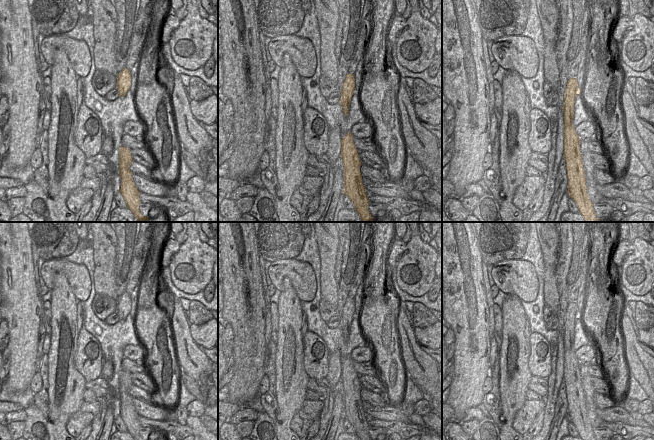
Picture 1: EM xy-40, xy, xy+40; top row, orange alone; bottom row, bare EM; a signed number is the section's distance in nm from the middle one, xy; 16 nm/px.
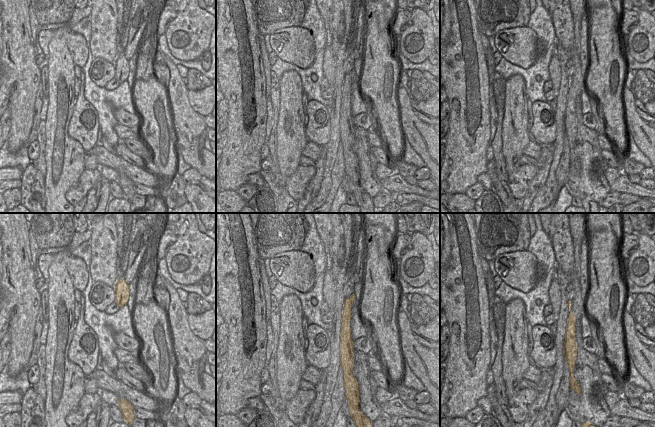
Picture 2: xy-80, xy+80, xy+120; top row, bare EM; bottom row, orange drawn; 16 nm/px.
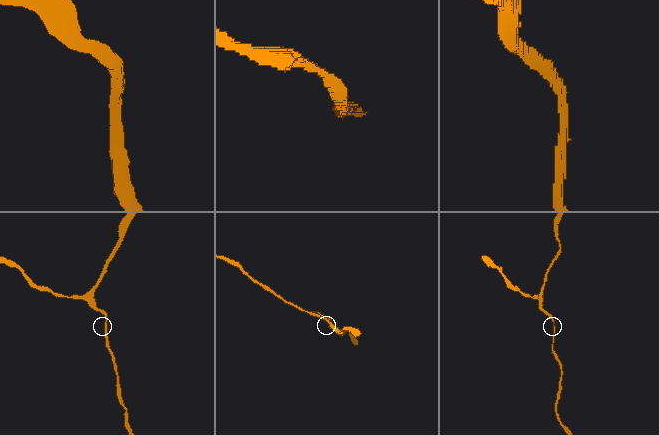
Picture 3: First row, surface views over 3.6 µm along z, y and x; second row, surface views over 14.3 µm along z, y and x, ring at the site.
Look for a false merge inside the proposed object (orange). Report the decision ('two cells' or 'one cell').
one cell

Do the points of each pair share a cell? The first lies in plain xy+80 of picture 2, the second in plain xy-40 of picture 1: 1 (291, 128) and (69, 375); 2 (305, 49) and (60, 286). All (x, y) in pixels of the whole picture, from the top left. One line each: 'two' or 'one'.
1: one
2: two

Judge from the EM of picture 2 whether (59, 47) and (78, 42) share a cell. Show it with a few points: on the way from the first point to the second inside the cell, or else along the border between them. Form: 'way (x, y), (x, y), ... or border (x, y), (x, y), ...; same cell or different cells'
border (69, 31), (66, 46), (75, 64); different cells

